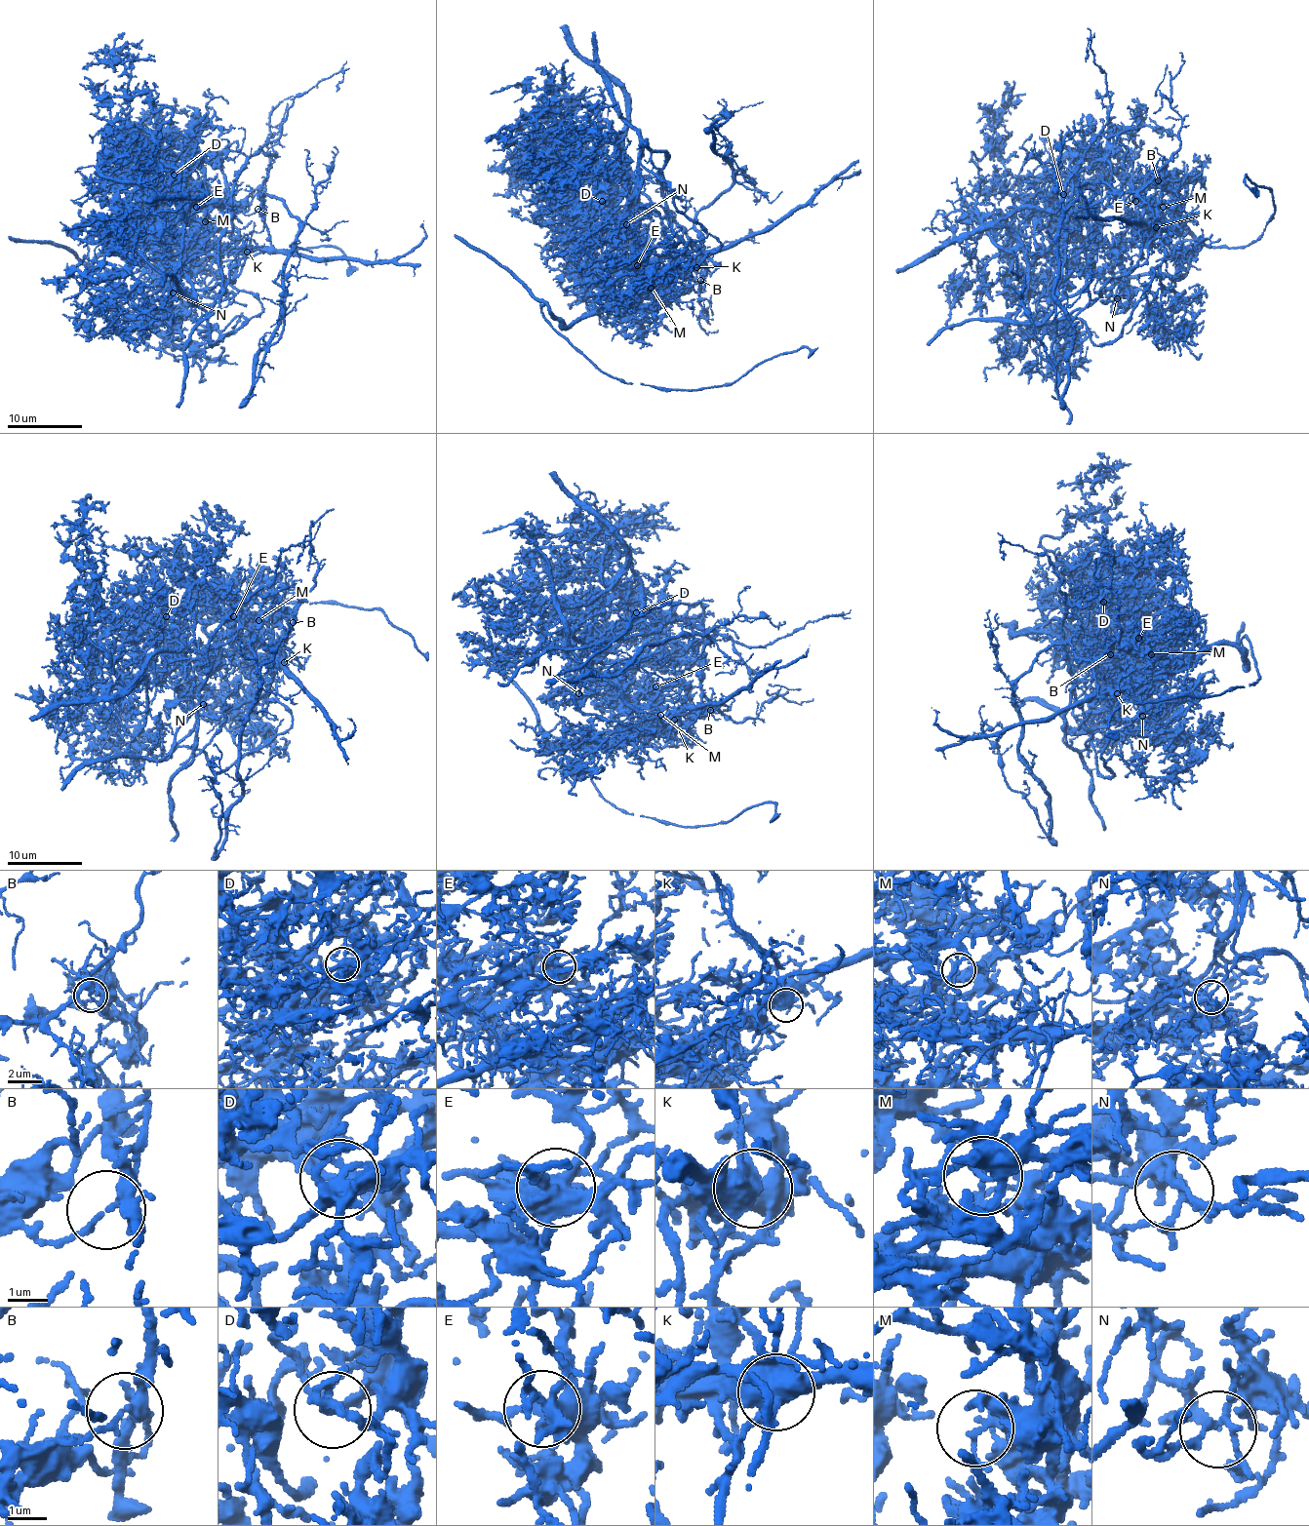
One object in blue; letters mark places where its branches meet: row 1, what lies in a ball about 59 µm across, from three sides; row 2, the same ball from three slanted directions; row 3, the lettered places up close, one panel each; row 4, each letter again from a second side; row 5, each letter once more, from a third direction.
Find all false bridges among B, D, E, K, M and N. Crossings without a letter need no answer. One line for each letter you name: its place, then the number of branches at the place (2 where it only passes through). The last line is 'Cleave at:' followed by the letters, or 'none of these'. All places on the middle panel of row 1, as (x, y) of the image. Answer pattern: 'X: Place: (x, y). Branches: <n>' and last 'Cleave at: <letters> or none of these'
B: Place: (700, 280). Branches: 3
K: Place: (696, 267). Branches: 4
M: Place: (651, 288). Branches: 4
Cleave at: B, K, M

